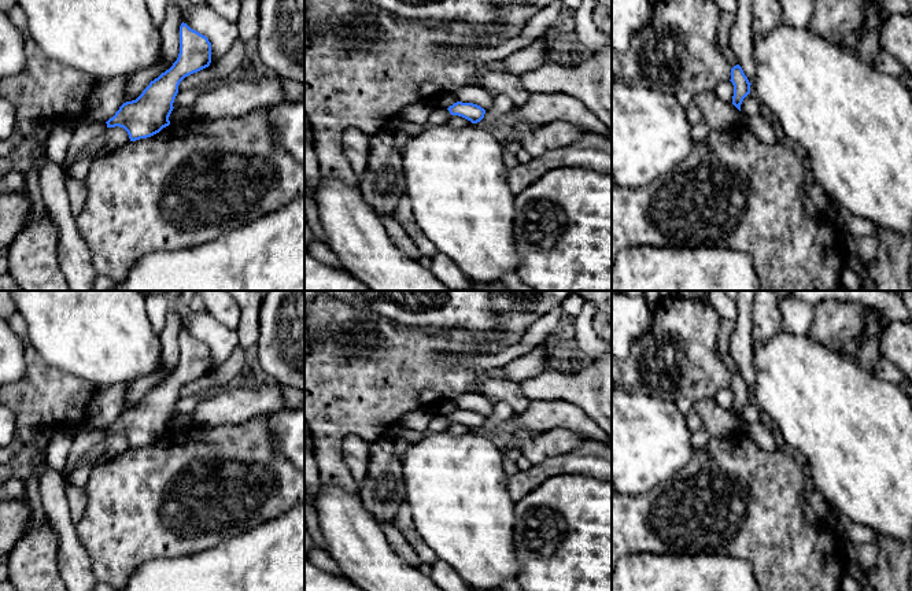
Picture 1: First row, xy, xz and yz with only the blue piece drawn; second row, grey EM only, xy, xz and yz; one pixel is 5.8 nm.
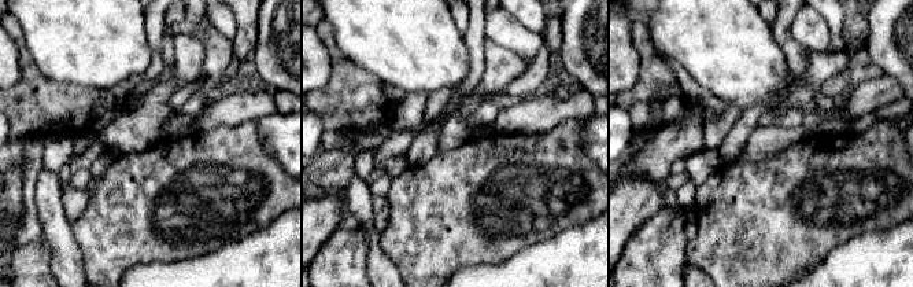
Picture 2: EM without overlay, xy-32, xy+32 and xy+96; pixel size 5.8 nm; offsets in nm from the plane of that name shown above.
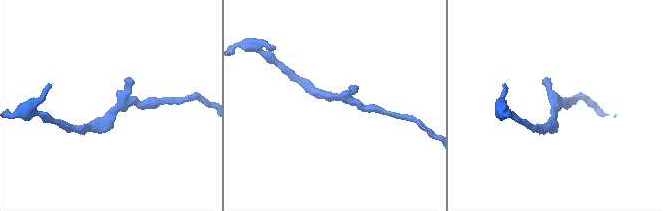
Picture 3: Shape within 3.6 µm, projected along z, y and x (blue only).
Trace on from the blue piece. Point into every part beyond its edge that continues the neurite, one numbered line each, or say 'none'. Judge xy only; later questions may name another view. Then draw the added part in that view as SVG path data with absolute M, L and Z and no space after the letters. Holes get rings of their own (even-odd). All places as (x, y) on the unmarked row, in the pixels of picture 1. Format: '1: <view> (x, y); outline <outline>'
none

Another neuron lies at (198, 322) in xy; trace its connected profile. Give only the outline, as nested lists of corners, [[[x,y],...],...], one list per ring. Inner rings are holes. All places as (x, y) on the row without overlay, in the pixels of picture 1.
[[[187,306],[182,310],[182,329],[191,336],[206,343],[211,350],[211,372],[222,366],[239,344],[237,330],[222,325],[206,309],[192,309]]]

